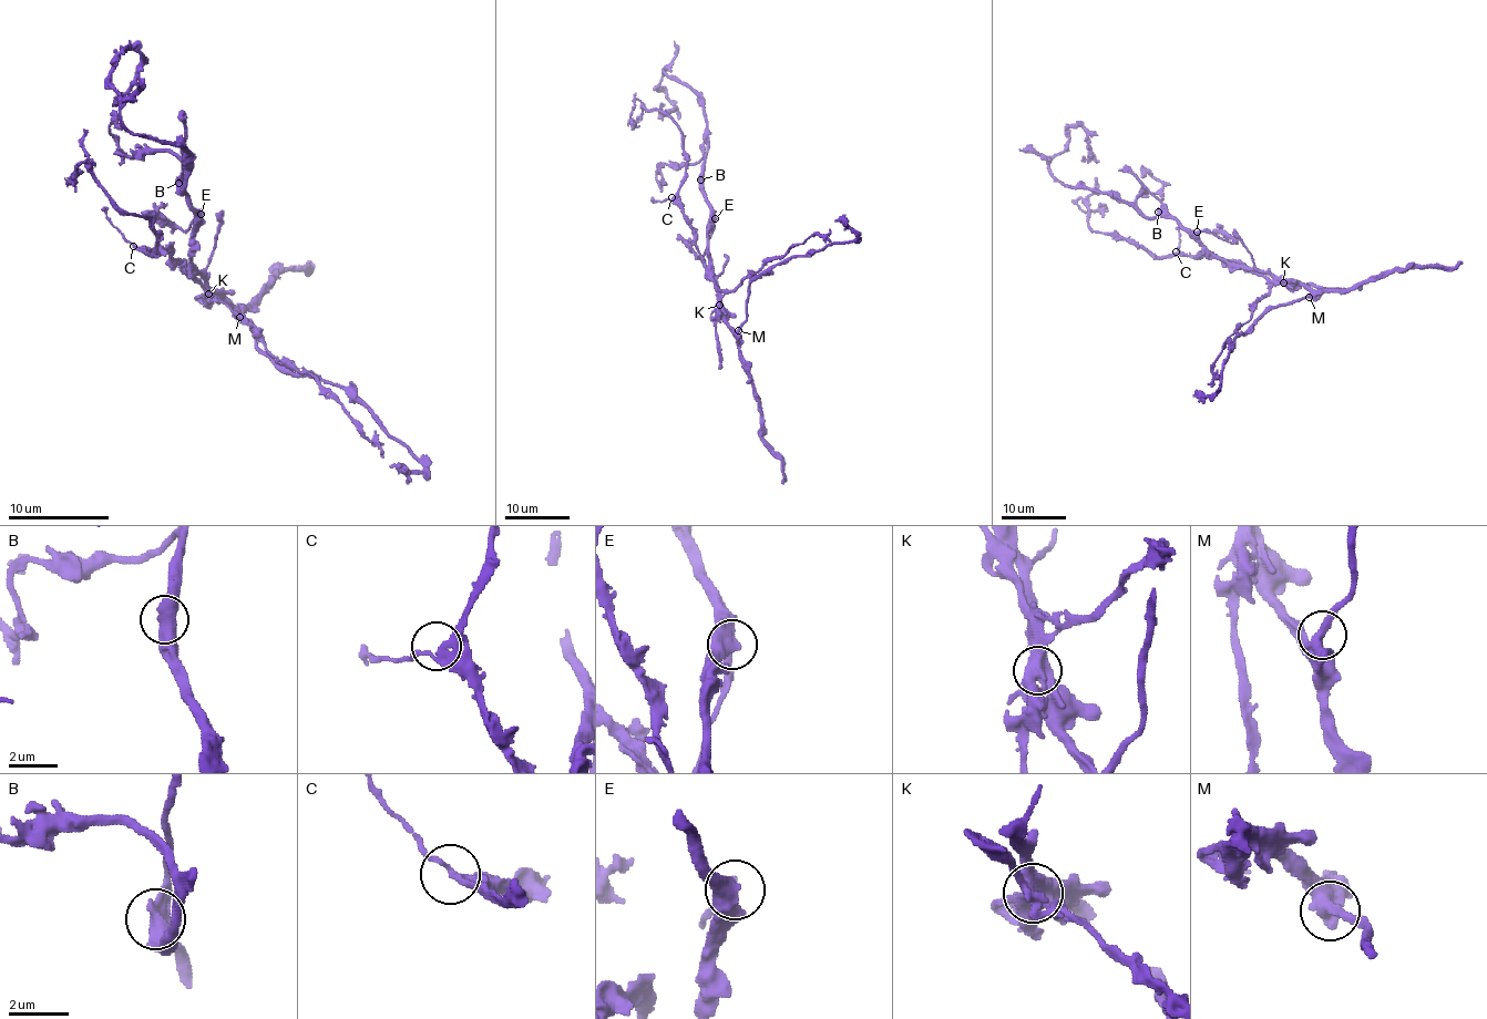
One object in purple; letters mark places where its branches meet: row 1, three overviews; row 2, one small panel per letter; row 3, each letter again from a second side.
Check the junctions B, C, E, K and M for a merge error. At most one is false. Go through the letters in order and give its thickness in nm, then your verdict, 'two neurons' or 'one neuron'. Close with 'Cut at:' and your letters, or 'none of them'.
B: calibre 550 nm; one neuron
C: calibre 340 nm; one neuron
E: calibre 600 nm; one neuron
K: calibre 700 nm; two neurons
M: calibre 420 nm; one neuron
Cut at: K

